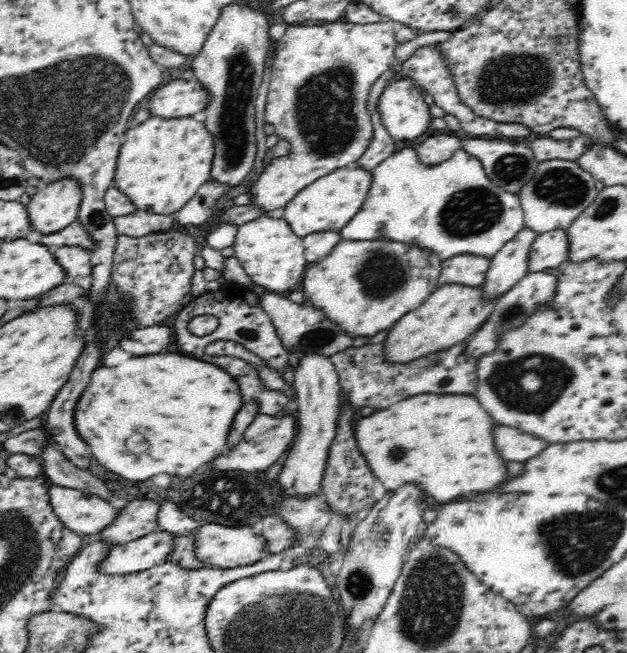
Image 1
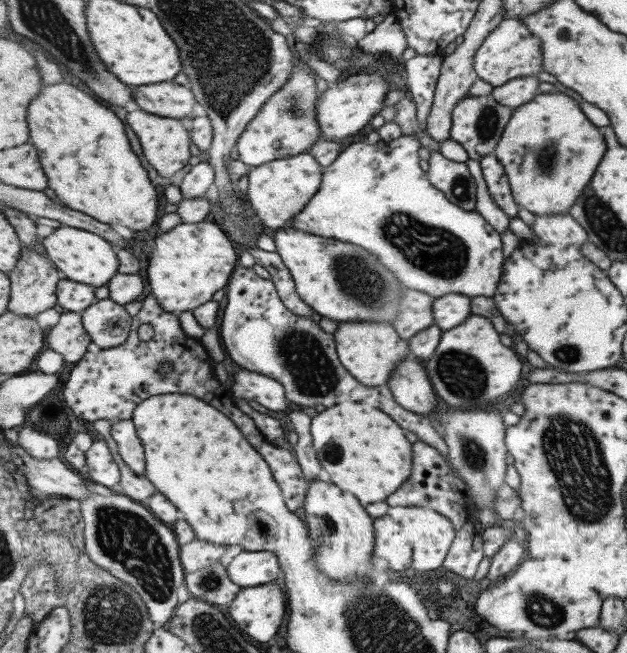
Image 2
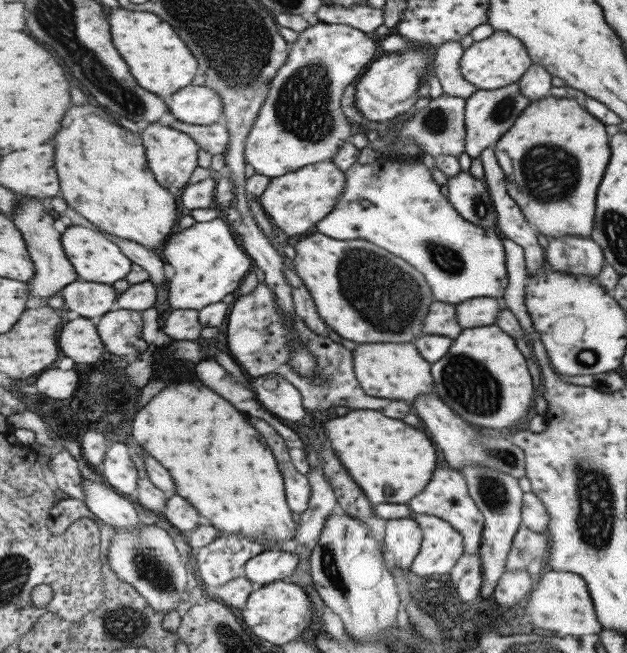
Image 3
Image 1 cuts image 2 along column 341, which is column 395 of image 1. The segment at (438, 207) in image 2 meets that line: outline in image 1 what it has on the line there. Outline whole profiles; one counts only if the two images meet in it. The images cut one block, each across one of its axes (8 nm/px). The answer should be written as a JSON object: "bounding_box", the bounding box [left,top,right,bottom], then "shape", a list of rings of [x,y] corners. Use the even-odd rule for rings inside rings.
{"bounding_box":[339,148,525,260],"shape":[[[404,148],[386,158],[371,172],[374,172],[374,183],[361,211],[346,228],[339,231],[346,240],[395,240],[439,252],[442,260],[464,253],[493,257],[525,228],[519,196],[496,186],[488,178],[482,161],[463,149],[456,150],[452,158],[443,164],[426,166],[420,163],[415,150]]]}

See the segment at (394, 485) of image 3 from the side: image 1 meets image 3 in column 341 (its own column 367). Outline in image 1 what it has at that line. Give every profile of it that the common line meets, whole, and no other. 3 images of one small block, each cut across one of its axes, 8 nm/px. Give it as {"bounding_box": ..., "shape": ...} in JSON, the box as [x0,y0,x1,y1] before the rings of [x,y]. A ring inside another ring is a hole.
{"bounding_box":[356,394,510,502],"shape":[[[422,394],[358,419],[356,438],[372,472],[387,490],[398,488],[400,484],[408,484],[408,480],[420,480],[420,484],[424,484],[424,490],[428,492],[427,496],[436,498],[438,502],[448,502],[456,500],[458,496],[486,492],[504,486],[502,482],[510,482],[506,460],[500,458],[500,454],[496,454],[494,440],[499,426],[500,424],[480,406],[475,394]]]}

